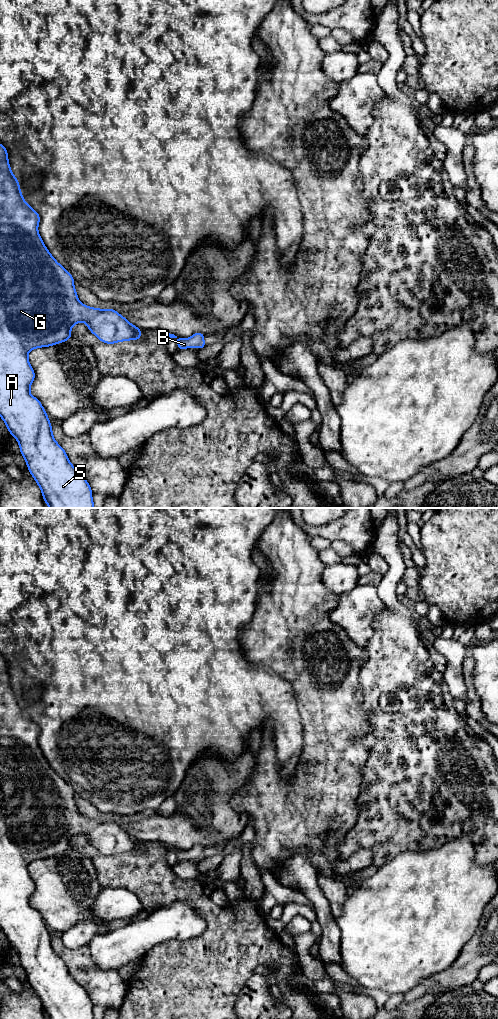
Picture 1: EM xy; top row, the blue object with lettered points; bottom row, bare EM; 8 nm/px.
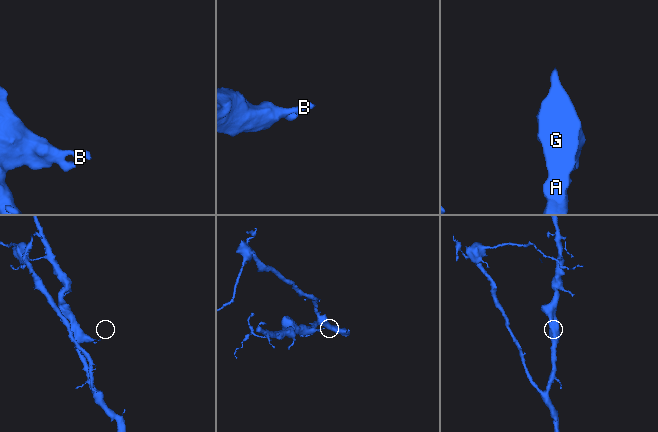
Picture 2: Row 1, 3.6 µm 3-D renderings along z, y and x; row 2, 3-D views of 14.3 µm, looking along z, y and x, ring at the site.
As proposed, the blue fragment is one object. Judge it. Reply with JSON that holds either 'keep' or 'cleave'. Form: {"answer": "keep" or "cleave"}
{"answer": "keep"}

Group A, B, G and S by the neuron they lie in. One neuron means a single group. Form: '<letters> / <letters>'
A B G S

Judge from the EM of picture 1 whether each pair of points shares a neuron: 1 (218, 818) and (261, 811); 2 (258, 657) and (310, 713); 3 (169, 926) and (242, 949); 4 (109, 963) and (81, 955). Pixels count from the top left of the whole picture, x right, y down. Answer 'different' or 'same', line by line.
1: different
2: same
3: different
4: different

